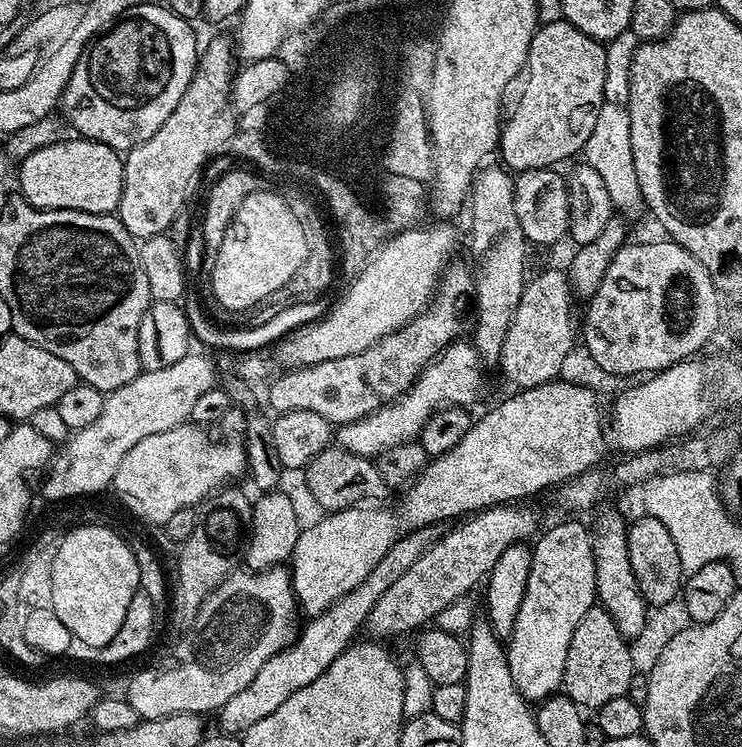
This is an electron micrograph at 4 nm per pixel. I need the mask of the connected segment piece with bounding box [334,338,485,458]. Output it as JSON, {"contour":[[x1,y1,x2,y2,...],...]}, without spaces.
{"contour":[[461,338,443,348,428,365,421,370,420,377,417,378,411,386,400,395,399,400,392,400,388,404,384,404,376,412,364,416,361,420,356,420,352,424,345,424,335,433,334,440,339,447,346,452,353,452,359,456,369,458,379,457,381,454,387,454,393,448,397,448,399,444,413,443,419,437,422,426,426,426,426,422,436,412,437,408,449,408,455,404,461,406,472,406,472,403,479,398,484,392,484,372,480,362,480,355,476,352,476,345,467,339]]}

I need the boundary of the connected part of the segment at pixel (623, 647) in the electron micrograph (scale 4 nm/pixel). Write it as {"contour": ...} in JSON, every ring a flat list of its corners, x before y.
{"contour":[[593,606,582,614,582,622,574,626,574,638,570,638,570,650,566,650,563,695,568,696,581,709,601,708,610,698,627,696,630,678,634,673,629,641,614,626,614,620,606,609]]}

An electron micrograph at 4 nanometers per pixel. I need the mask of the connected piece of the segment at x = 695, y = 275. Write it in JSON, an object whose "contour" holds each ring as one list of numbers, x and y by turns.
{"contour":[[667,238,648,240,645,244,632,243,626,242,618,250,618,254,614,254,610,266,606,266,606,278,602,278,602,286,598,286,596,293,587,301,588,309,585,310,584,316,582,312,582,348,584,344,585,350,592,355,593,362,602,371,609,372,612,376,636,376,632,378,640,378,645,374,655,374,680,360,690,358,692,348,699,347,699,344,703,343,708,335,711,335,712,328,715,328,716,298,715,292,712,292,712,285,708,281,710,270,706,270,706,266,702,266,702,262,698,262,698,258,694,258,694,254,690,254,690,250,678,246,673,240]]}

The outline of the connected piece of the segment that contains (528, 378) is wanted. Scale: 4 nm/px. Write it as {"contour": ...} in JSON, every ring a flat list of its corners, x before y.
{"contour":[[563,267,560,268,548,268,545,272,540,272,536,277,529,279,524,285,522,290,522,302,518,302,518,310,514,310,514,322,510,322,510,330,506,330,506,342,502,346,502,354,500,355,500,362,498,365,499,371,504,371,504,376,510,383,516,384,517,389,521,388,533,388,534,386,542,386,546,382,557,379,561,375,560,372,564,368,564,363,568,360,568,355,572,352,572,347,577,347,578,344,578,316,572,313,572,300,574,301,574,293,572,285,568,282,568,273]]}

